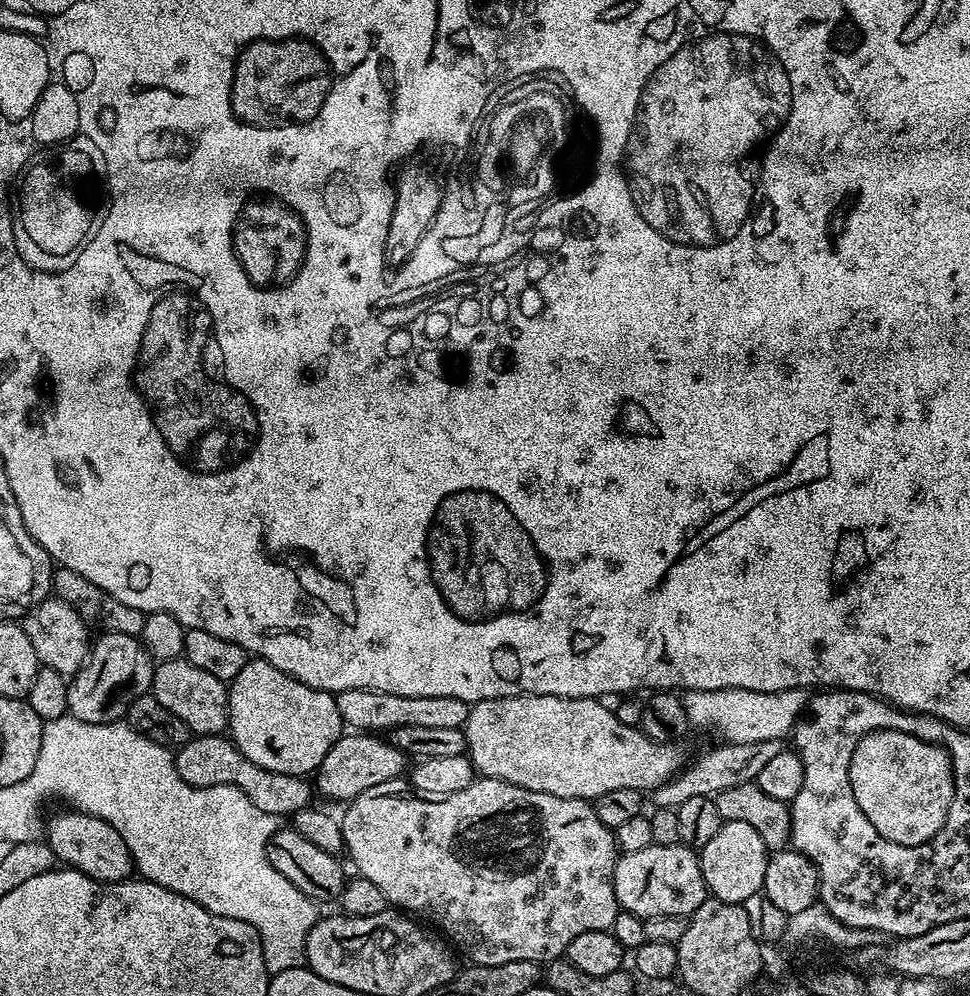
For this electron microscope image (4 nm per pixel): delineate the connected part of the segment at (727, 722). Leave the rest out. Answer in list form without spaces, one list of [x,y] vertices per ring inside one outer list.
[[[741,688],[726,690],[702,690],[684,692],[682,699],[686,718],[693,729],[713,732],[721,741],[729,744],[746,742],[770,742],[784,740],[787,732],[795,729],[798,721],[805,715],[809,693],[802,688],[791,688],[781,692],[755,692]]]

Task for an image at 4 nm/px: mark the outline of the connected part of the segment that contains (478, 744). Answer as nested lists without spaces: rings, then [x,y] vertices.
[[[503,696],[502,698],[490,698],[480,700],[468,709],[468,721],[464,724],[464,737],[468,743],[466,753],[481,777],[493,780],[505,780],[519,788],[534,790],[542,794],[554,794],[558,798],[574,798],[594,802],[602,794],[610,794],[610,790],[626,790],[627,788],[639,788],[641,790],[655,790],[660,788],[667,780],[672,779],[681,768],[685,767],[686,760],[680,757],[680,752],[675,743],[659,744],[654,742],[645,732],[641,732],[637,726],[626,726],[618,722],[615,711],[607,708],[607,703],[596,698],[562,698],[561,696]]]

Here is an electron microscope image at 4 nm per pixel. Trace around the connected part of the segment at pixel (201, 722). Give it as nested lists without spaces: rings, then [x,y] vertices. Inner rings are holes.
[[[186,659],[159,661],[152,669],[150,695],[158,698],[158,702],[170,710],[170,714],[182,718],[189,733],[215,736],[228,727],[228,684]]]

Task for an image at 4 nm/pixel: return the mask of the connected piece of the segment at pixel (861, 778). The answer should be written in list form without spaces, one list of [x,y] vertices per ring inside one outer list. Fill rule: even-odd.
[[[876,731],[861,738],[850,762],[850,784],[859,809],[878,834],[896,845],[922,845],[945,824],[953,802],[952,757],[943,747],[904,731]]]

